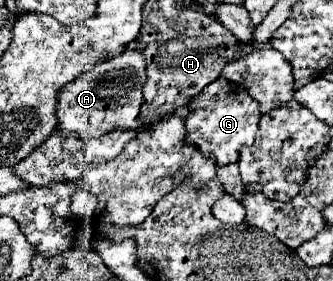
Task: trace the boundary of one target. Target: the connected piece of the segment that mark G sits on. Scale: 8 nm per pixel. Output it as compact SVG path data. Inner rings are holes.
M218 77L192 99L192 115L184 119L188 143L196 145L198 151L204 151L204 155L214 159L216 165L236 163L240 157L240 147L254 143L260 115L262 113L256 99L252 99L244 87L236 87L236 83L228 83L228 79ZM212 99L216 99L216 103L212 103Z

